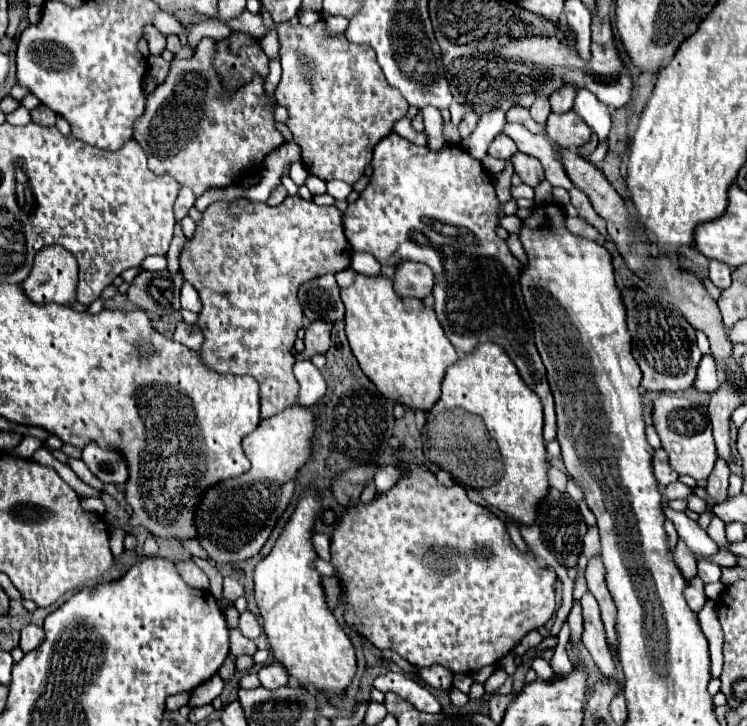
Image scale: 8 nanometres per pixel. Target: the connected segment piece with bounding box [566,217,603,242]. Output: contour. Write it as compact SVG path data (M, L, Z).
M566 217L567 229L578 236L600 242L603 237L599 234L596 228L585 222L579 217Z

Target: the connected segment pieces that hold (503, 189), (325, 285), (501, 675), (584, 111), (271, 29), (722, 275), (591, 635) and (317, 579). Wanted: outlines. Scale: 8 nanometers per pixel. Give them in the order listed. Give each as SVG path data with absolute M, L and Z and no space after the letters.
M509 161L506 168L495 177L495 190L501 204L505 204L512 199L510 188L513 174L514 168L511 161Z
M333 274L313 278L311 282L299 288L299 300L307 320L339 322L343 320L343 302L339 298L339 284Z
M495 670L495 672L487 678L487 682L483 684L483 686L485 686L485 694L497 692L497 688L503 686L505 680L507 680L507 672L505 672L505 670Z
M579 90L577 98L575 98L575 106L573 110L587 122L587 126L597 134L599 143L601 143L611 128L611 108L607 108L605 104L597 102L597 98L587 92L587 90Z
M265 8L260 9L260 14L263 18L263 23L267 28L267 34L260 40L261 47L271 60L279 56L279 42L275 30L275 23Z
M711 260L711 262L709 262L709 278L711 278L711 282L713 282L717 288L725 290L725 288L731 286L731 268L729 268L725 262Z
M585 594L581 598L581 606L583 606L583 644L589 650L593 662L597 664L597 668L601 670L601 674L607 680L617 680L619 672L613 660L613 652L611 646L607 642L605 636L605 628L599 616L599 606L597 600L591 594Z
M307 490L299 500L291 520L281 532L275 548L255 568L255 602L263 618L273 660L279 662L301 686L315 686L319 692L341 694L355 676L355 650L347 634L325 604L321 576L315 570L315 550L311 544L313 522L321 512L317 492Z

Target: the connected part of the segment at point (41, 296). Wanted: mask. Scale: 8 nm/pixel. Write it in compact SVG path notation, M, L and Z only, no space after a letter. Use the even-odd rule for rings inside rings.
M45 246L37 252L27 280L21 284L31 302L71 304L77 288L77 260L61 246Z

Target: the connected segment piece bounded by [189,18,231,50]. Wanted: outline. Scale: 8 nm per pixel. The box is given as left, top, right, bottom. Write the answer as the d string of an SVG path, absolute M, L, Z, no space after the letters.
M203 18L199 22L195 22L189 30L189 46L193 46L193 50L197 48L197 44L201 42L201 38L213 38L213 40L223 40L231 36L229 26L225 26L223 22L217 22L213 18Z

